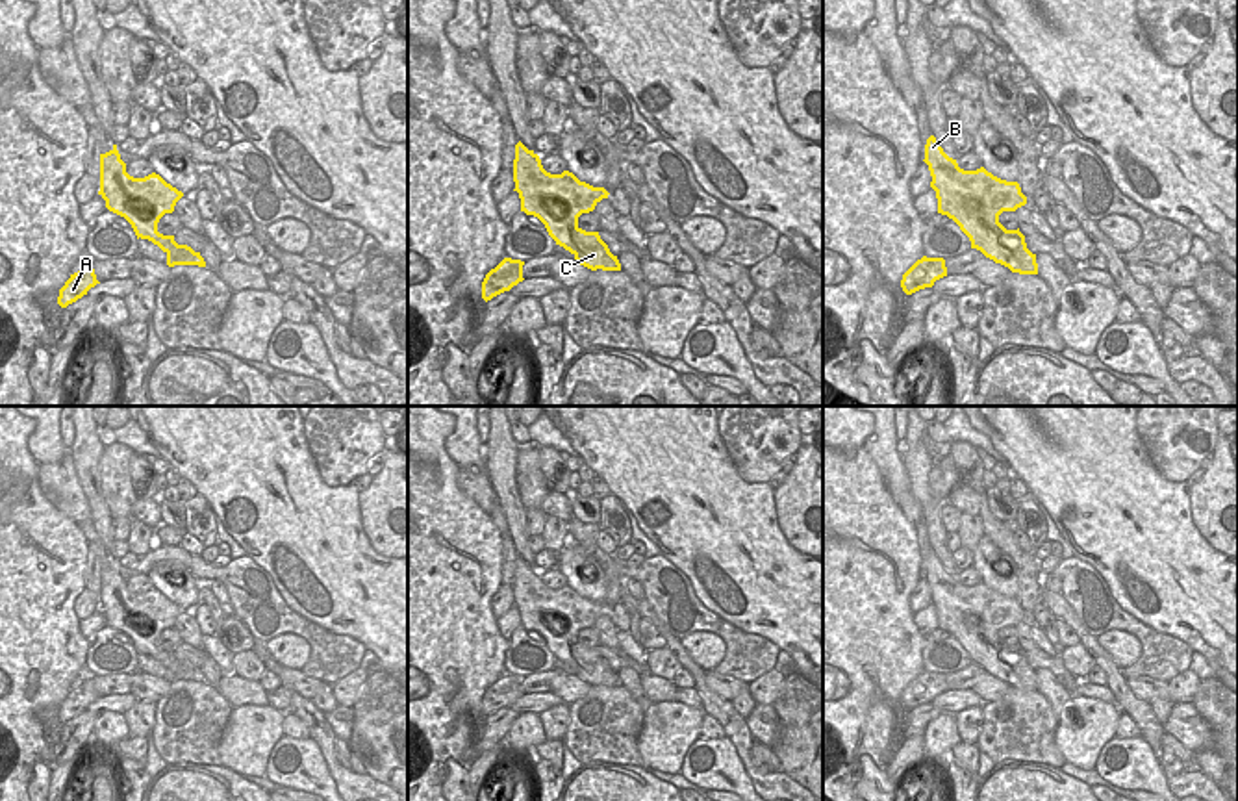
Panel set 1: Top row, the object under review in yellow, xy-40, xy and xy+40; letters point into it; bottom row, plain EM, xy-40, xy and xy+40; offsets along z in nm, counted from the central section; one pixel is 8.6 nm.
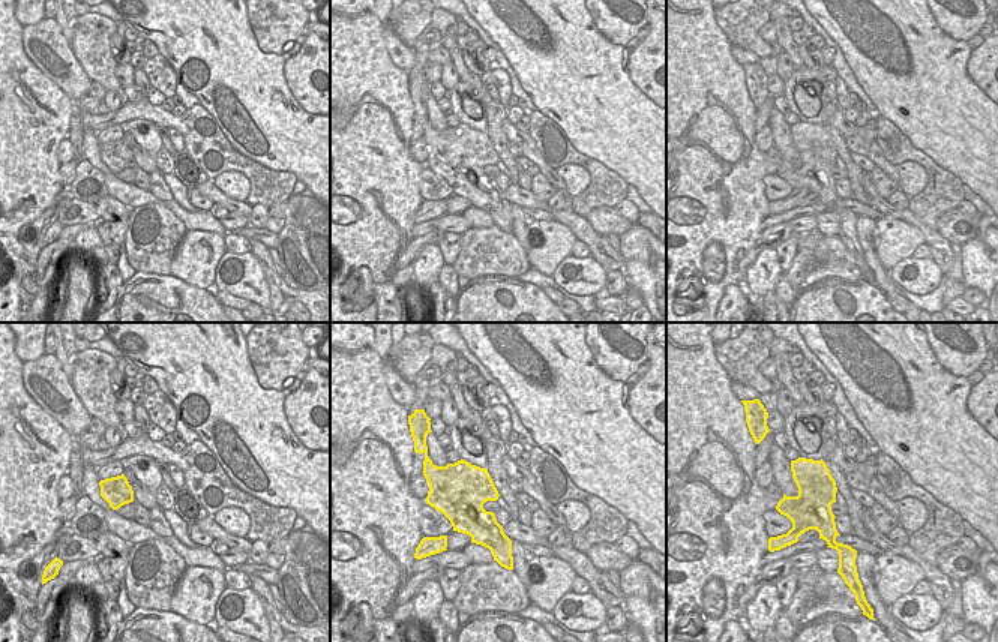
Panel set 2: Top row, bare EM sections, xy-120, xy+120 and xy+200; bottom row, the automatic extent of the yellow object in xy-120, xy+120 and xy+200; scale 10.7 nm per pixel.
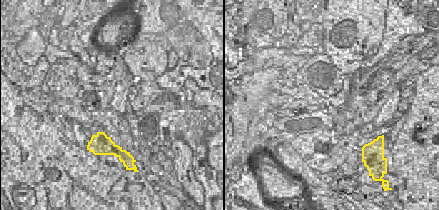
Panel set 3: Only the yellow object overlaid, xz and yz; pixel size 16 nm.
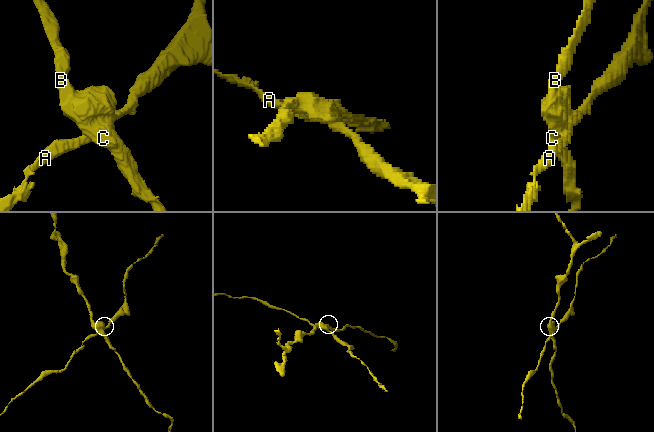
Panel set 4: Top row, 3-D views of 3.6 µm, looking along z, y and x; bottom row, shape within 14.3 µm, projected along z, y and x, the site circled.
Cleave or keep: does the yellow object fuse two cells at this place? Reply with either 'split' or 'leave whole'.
split

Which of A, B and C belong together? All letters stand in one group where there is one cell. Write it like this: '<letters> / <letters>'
A / B C

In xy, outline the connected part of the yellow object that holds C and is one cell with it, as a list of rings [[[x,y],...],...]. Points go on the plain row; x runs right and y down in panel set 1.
[[[521,556],[515,560],[513,606],[519,608],[521,627],[537,634],[545,634],[547,630],[558,634],[554,619],[558,612],[565,612],[569,619],[560,619],[560,623],[565,625],[565,643],[575,658],[573,662],[565,660],[565,666],[569,666],[580,680],[591,686],[621,686],[617,671],[610,668],[599,647],[586,647],[578,642],[578,632],[587,629],[582,616],[593,614],[593,610],[575,610],[571,601],[562,599],[567,593],[571,593],[569,586],[550,590],[543,584],[541,575],[534,566],[528,566]]]

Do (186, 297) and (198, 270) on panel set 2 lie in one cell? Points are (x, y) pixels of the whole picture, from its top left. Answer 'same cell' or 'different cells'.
different cells

